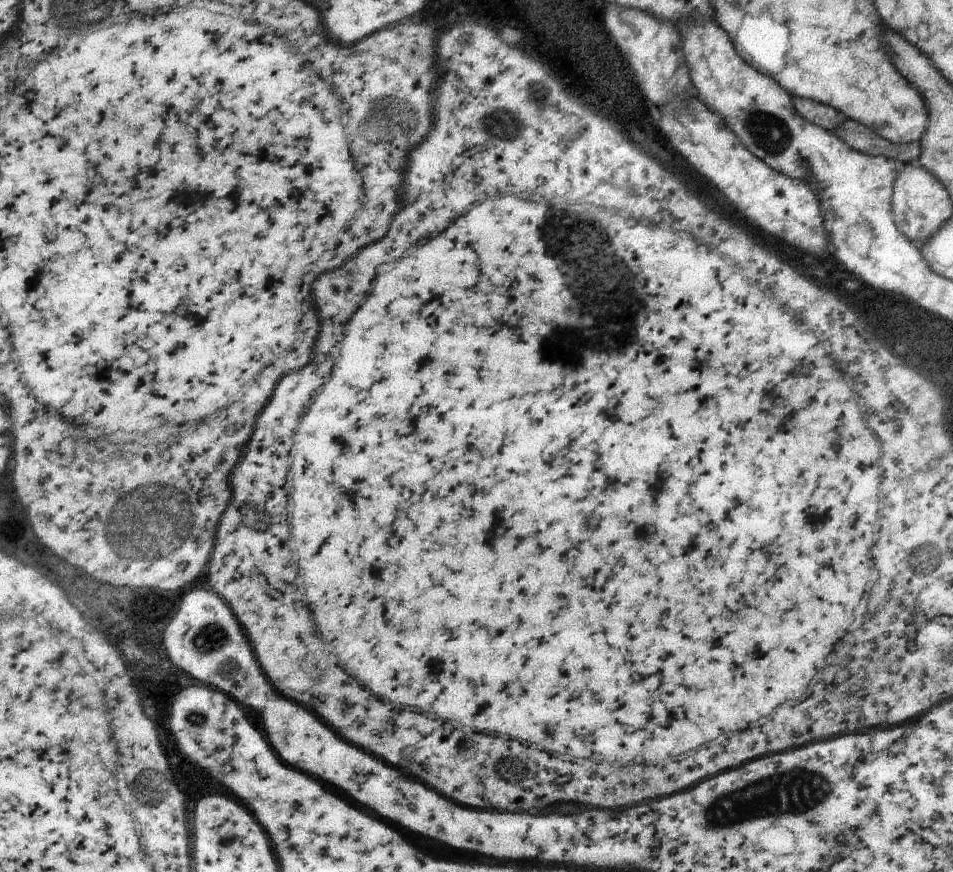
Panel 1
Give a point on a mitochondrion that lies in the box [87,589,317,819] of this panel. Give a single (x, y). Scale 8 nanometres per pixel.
(209, 633)

